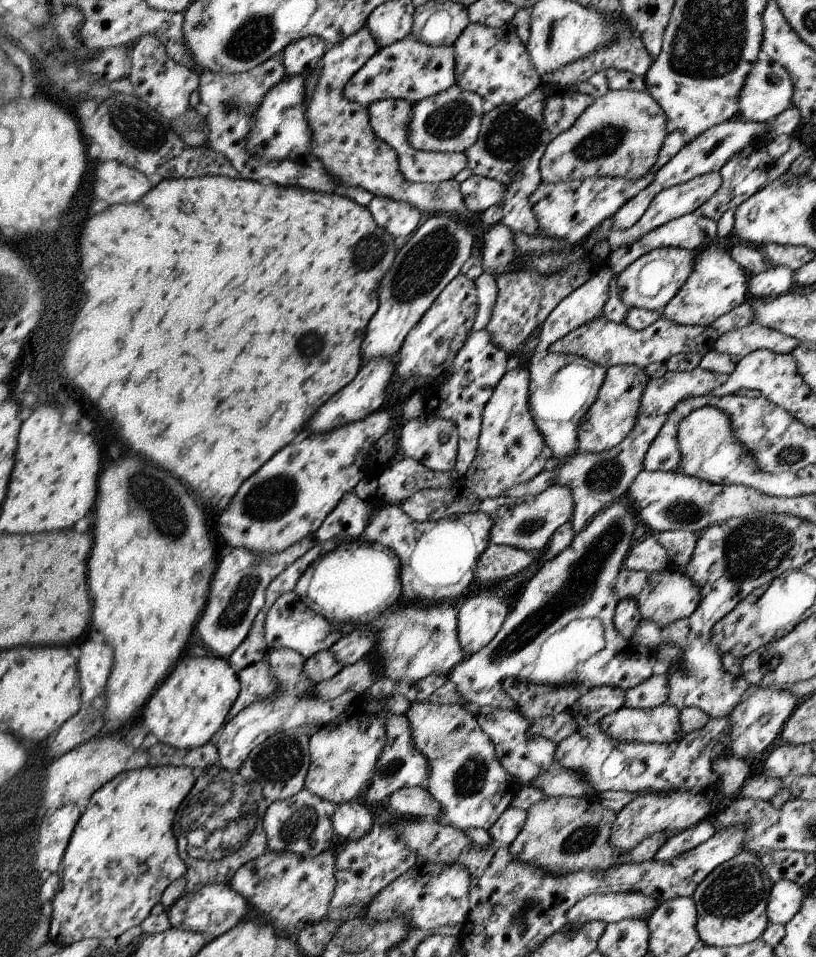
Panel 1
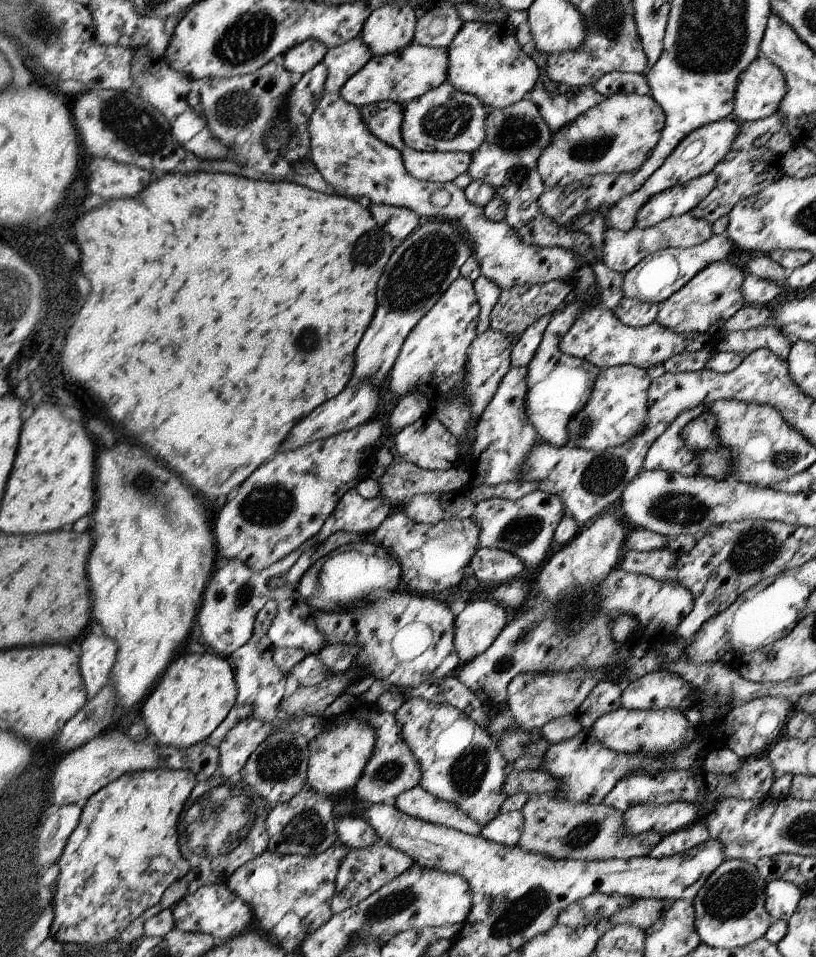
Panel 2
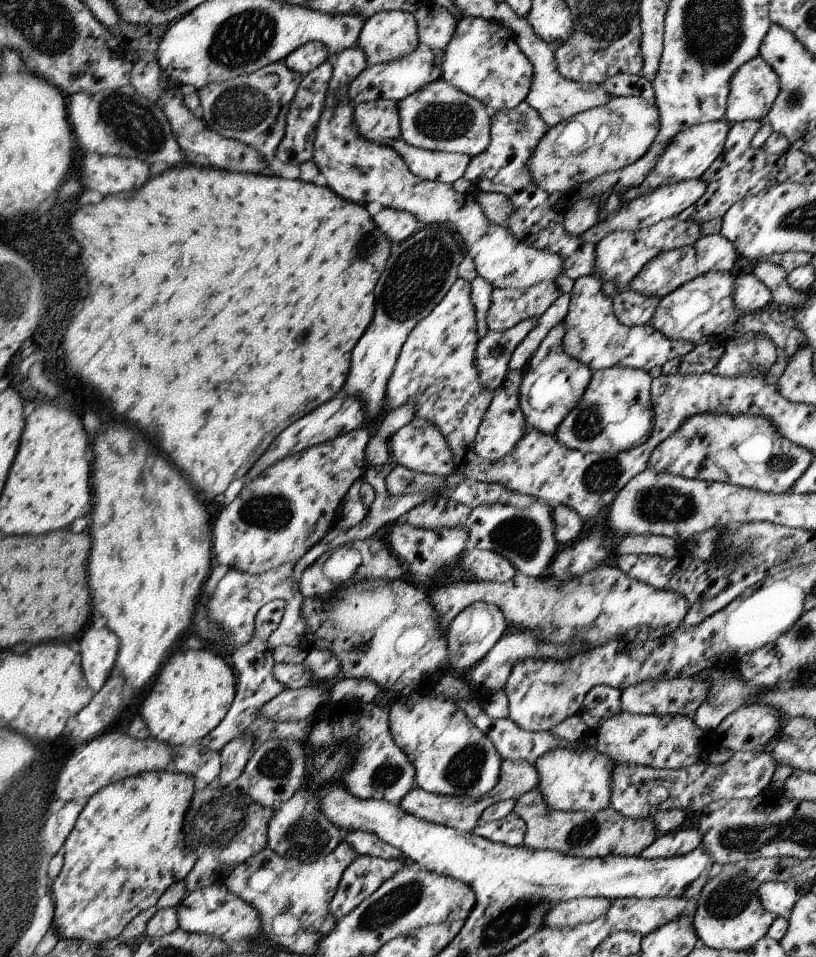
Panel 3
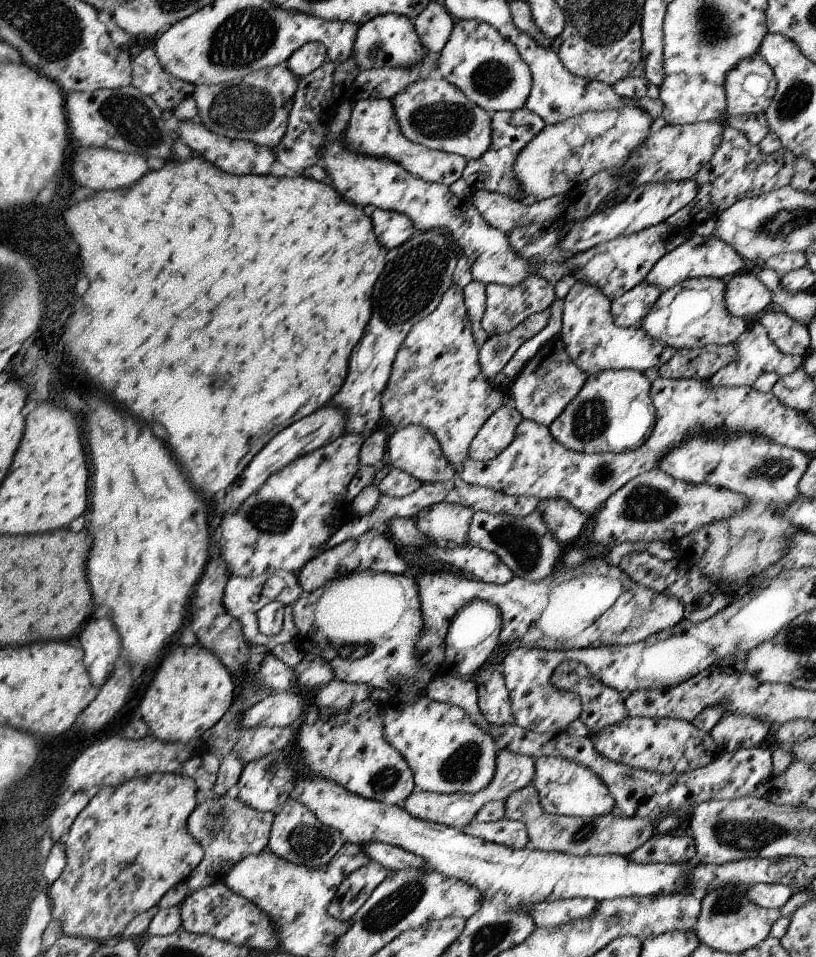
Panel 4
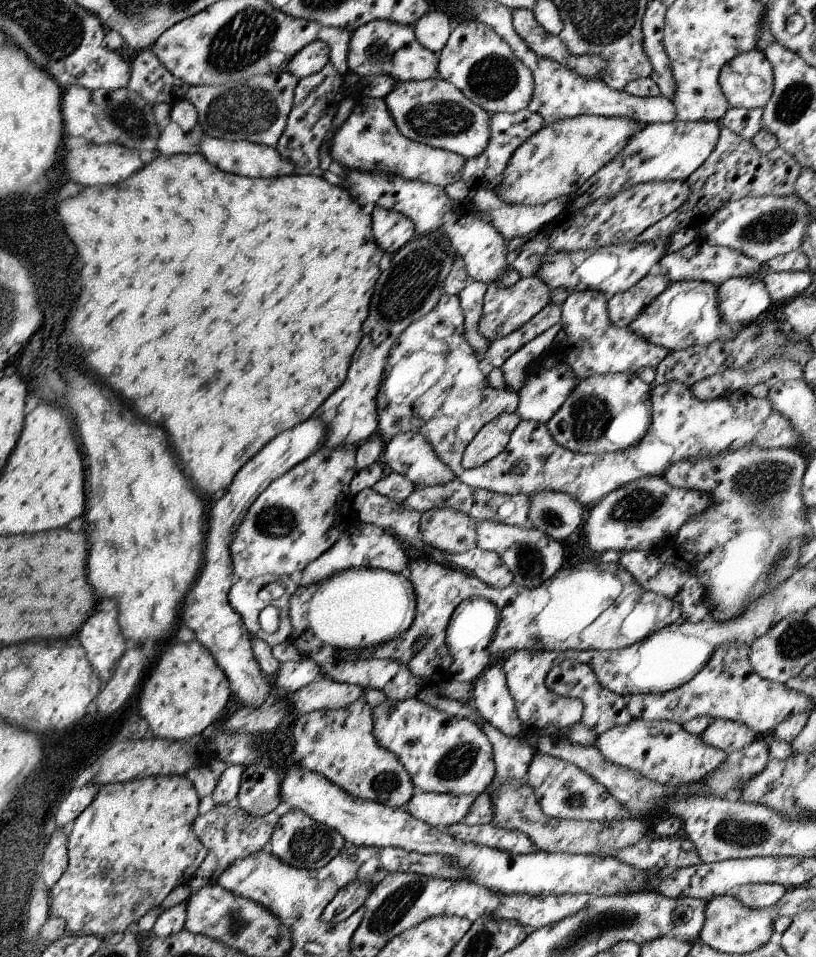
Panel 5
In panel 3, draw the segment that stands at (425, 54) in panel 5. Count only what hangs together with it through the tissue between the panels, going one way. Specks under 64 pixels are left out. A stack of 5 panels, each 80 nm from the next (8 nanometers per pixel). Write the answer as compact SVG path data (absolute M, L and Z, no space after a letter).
M400 10L383 11L366 19L357 42L357 46L362 47L367 55L368 64L394 62L406 54L412 54L419 44L414 14Z

